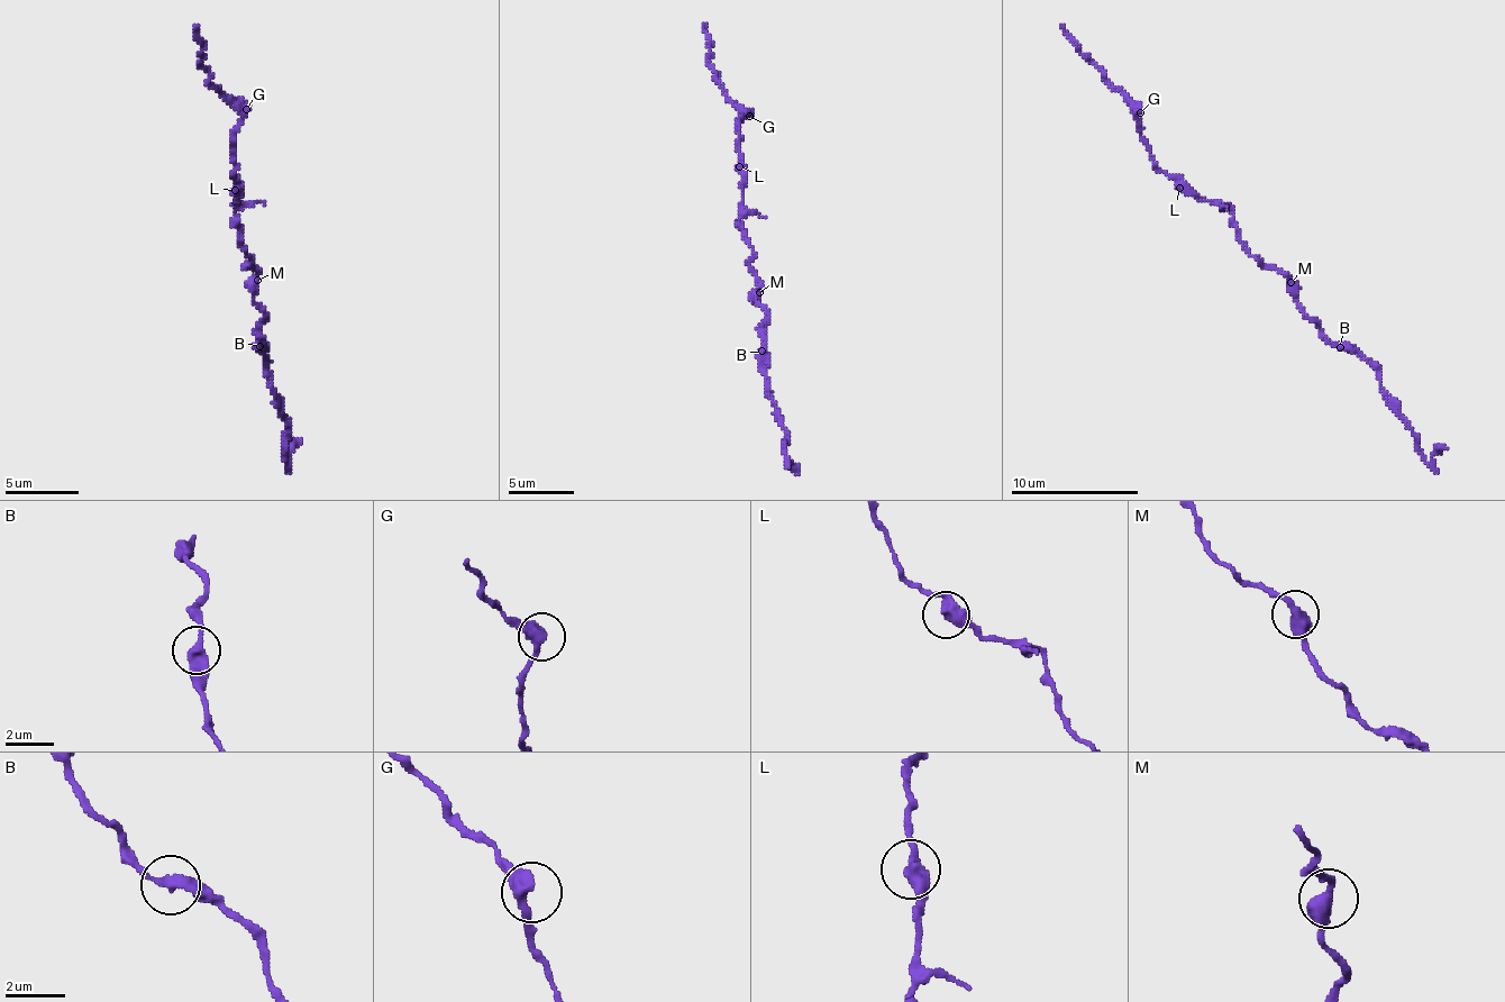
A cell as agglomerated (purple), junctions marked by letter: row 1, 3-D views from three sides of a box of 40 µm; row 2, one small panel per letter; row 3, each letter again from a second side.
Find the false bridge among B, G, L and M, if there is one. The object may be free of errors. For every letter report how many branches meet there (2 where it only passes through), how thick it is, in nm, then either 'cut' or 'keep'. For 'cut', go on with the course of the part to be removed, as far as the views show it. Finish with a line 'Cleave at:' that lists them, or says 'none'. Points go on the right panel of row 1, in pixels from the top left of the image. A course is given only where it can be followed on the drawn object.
B: 2 | 400 nm | keep
G: 2 | 400 nm | keep
L: 2 | 420 nm | keep
M: 2 | 460 nm | keep
Cleave at: none

